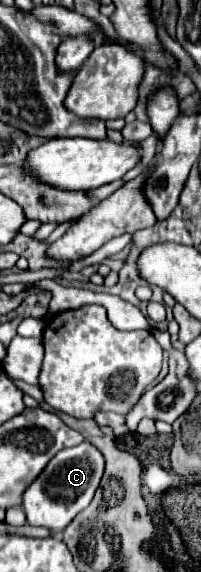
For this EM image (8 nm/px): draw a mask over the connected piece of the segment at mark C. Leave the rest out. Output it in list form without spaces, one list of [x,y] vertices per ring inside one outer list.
[[[82,442],[74,448],[60,450],[44,468],[44,472],[34,480],[22,494],[22,506],[32,526],[46,526],[52,530],[52,536],[60,536],[62,530],[80,514],[92,500],[100,478],[104,472],[102,454],[88,442]]]

